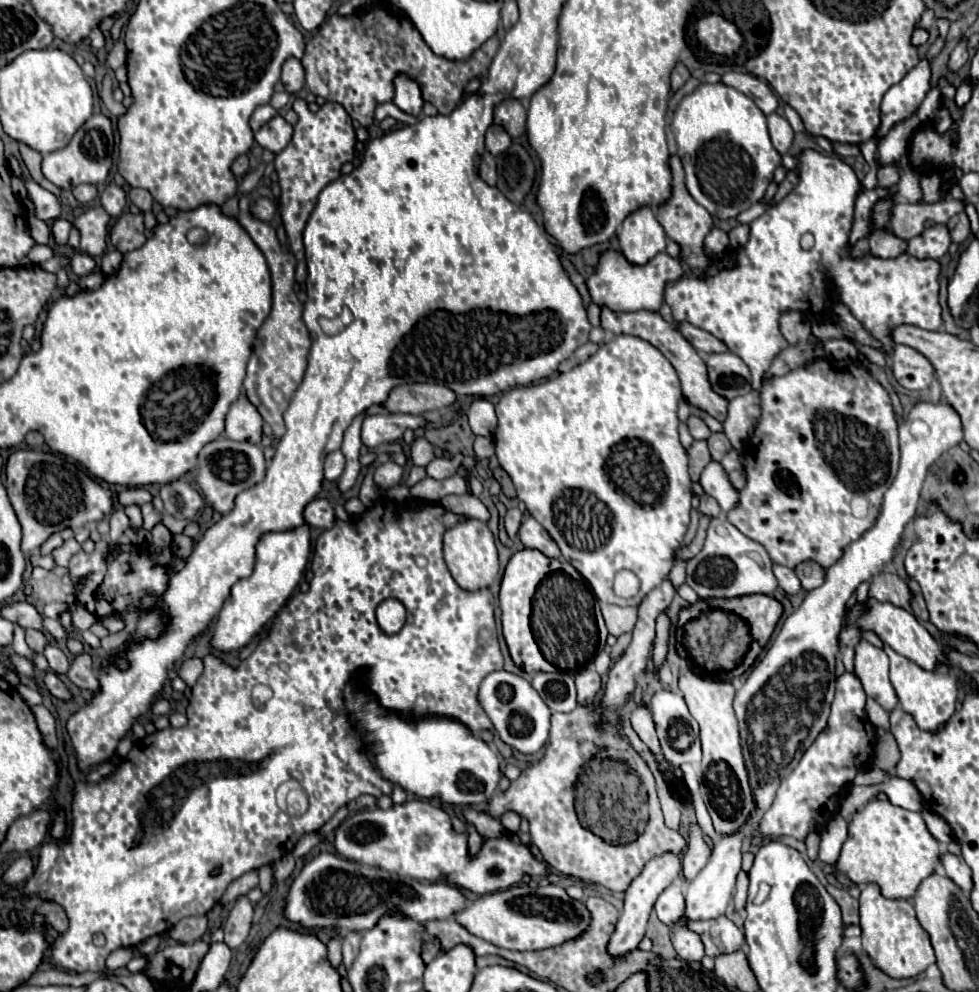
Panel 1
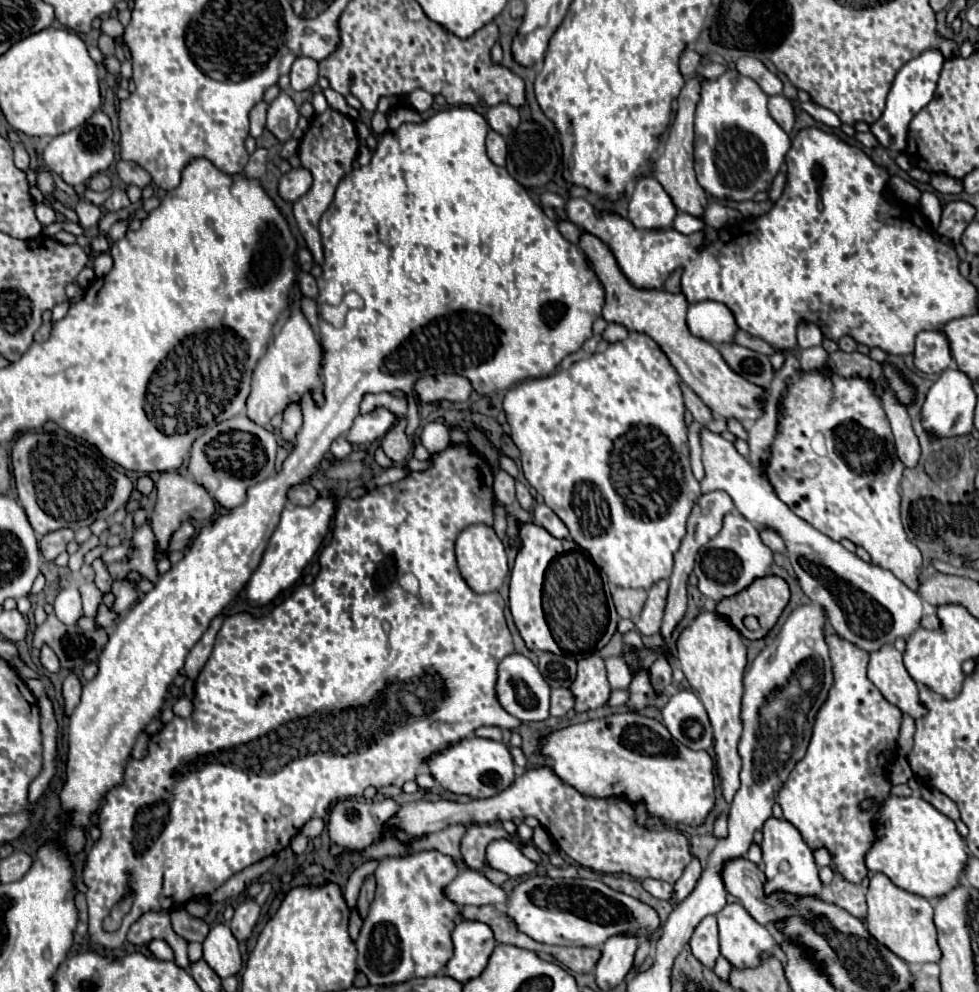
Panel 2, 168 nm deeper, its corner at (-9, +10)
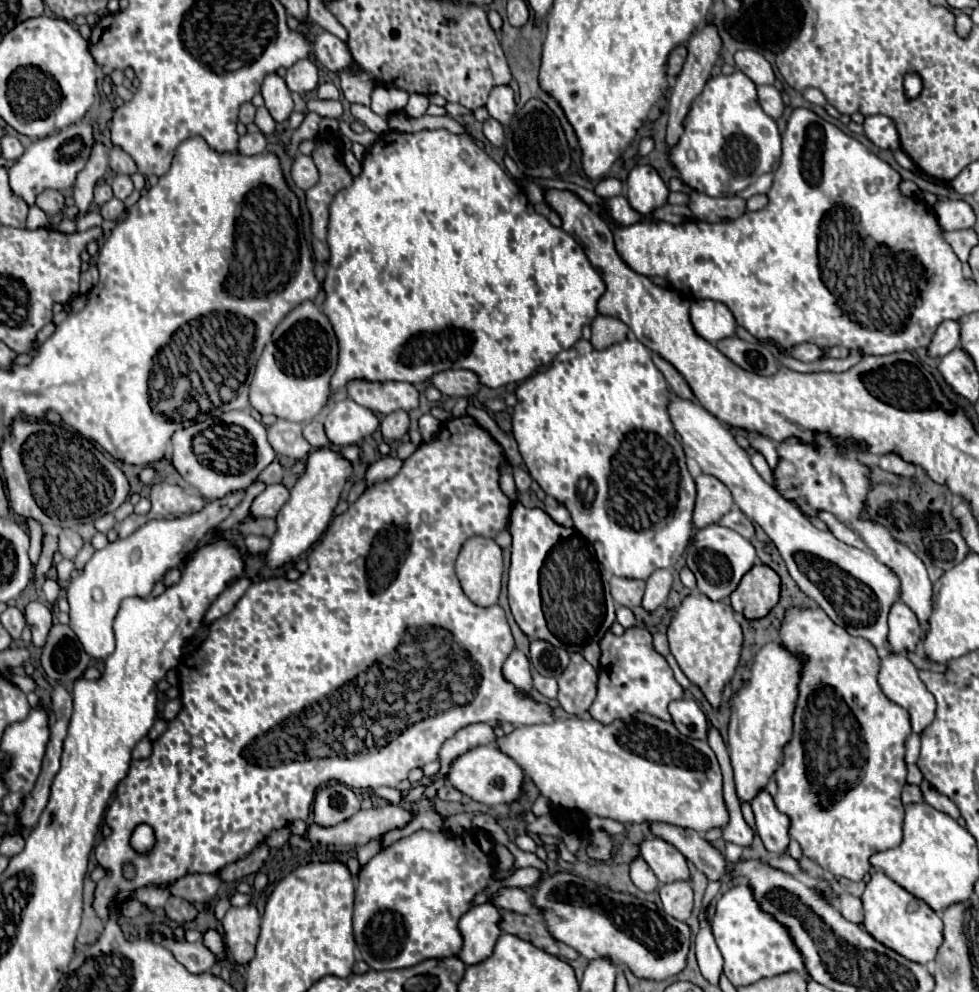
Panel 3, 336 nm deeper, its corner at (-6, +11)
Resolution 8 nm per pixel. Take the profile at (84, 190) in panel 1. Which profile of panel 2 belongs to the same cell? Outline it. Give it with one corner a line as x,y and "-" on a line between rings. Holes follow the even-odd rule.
97,173
89,181
89,189
93,189
93,191
107,191
109,187
111,187
111,181
105,173

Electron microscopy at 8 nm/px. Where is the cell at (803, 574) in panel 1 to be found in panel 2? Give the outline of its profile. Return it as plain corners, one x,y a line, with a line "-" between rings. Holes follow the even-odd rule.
703,427
699,431
703,449
705,477
701,481
701,491
725,491
739,513
751,521
769,527
785,541
787,557
797,575
803,593
827,613
829,623
843,639
849,639
865,651
877,651
883,645
891,645
897,637
909,637
923,617
921,597
911,591
903,581
899,581
889,569
875,563
865,563
859,555
847,551
841,543
829,539
813,525
797,517
775,493
769,479
757,471
731,441
723,439
719,433

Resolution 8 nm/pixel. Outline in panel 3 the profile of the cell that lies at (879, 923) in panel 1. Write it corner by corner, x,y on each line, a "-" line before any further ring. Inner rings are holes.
874,872
862,894
862,904
864,904
862,926
878,942
918,964
928,964
930,960
934,960
942,944
942,920
924,900
918,900
916,896
906,892
884,872

